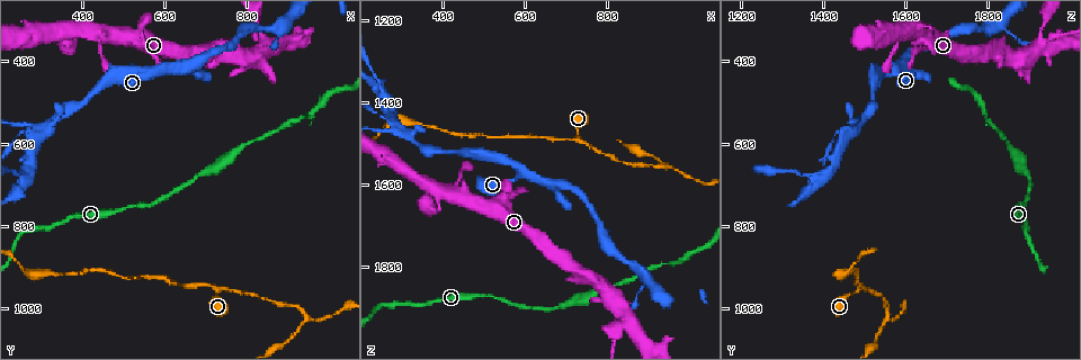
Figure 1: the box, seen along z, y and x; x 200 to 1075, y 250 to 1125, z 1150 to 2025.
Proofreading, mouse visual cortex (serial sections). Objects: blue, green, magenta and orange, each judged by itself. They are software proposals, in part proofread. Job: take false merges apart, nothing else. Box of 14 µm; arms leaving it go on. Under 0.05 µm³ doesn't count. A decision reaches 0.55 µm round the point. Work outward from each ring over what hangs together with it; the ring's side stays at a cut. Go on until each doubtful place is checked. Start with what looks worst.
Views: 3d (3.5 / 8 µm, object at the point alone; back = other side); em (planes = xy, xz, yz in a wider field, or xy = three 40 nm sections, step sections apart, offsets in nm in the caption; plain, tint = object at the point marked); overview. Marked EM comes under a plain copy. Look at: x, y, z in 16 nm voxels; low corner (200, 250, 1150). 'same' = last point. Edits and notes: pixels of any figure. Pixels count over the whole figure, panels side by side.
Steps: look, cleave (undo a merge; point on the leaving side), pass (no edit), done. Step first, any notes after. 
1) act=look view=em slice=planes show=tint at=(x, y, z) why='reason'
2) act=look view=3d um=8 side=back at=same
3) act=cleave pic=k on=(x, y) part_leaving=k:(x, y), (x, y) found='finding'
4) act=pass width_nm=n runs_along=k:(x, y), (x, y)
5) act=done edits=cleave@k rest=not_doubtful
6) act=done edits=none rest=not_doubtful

act=look view=em slice=xy step=3 show=tint at=(720, 950, 1490) why='two arms in line, one across'

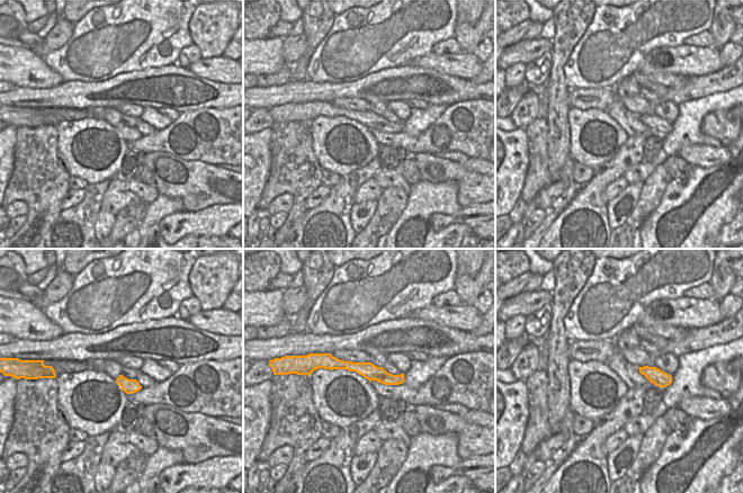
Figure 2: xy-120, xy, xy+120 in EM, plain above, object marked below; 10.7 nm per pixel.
act=look view=3d um=3.5 side=back at=same

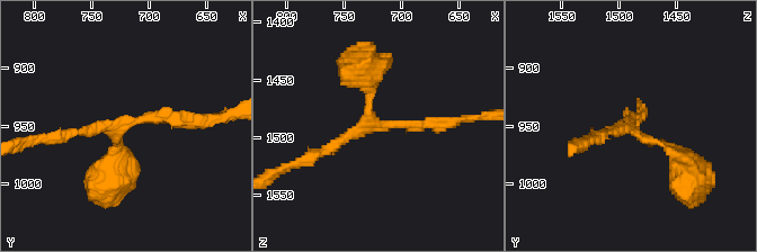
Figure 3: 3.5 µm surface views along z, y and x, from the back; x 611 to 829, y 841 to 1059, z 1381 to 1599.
act=pass arm_widths_nm=150,150,250 runs_along=2:(322, 364), (401, 378) found='continuous, no second cell'

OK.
act=look view=3d um=3.5 at=(770, 955, 1515) why='a narrow waist'

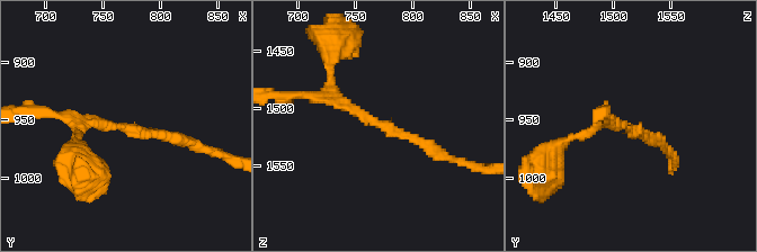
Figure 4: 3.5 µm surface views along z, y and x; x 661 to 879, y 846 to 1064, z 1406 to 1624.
act=look view=em slice=xy step=3 show=tint at=(766, 956, 1514) arm_widths_nm=150,150 why='need the tissue'

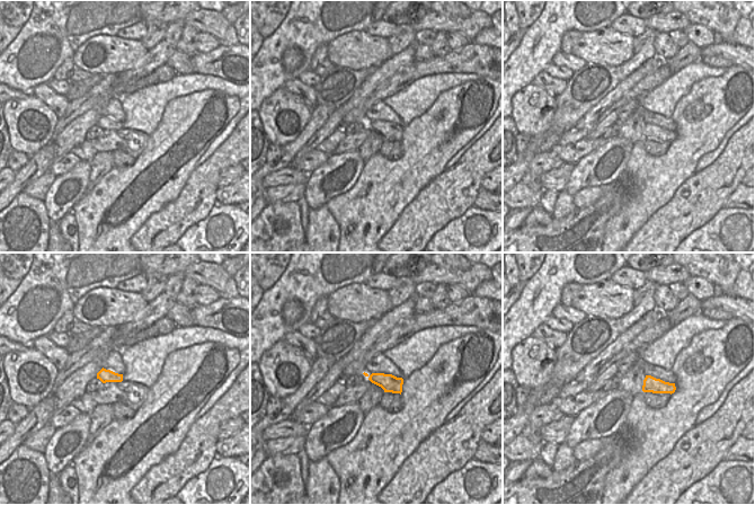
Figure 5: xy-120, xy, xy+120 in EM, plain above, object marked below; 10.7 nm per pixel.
act=pass runs_along=4:(328, 70), (331, 90), (363, 116), (438, 153) found='one cell here'

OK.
act=look view=3d um=3.5 at=(940, 1020, 1555) why='sharp bend'

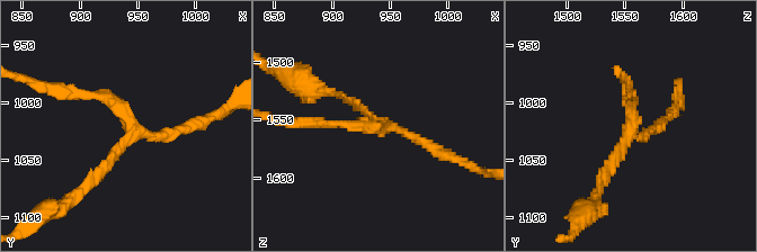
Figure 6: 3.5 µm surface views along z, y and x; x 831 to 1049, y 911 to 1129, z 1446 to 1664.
act=look view=em slice=xy step=5 show=tint at=(944, 1020, 1554) arms=3 arm_widths_nm=150,150,150

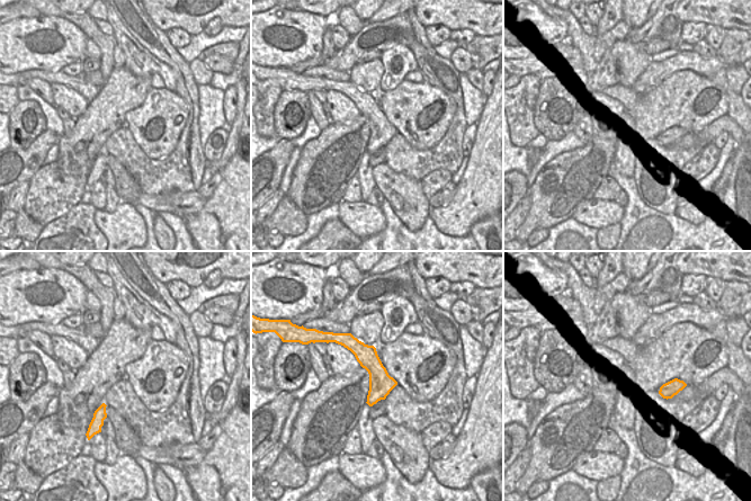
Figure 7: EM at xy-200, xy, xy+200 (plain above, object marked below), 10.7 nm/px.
act=pass runs_along=6:(629, 93), (632, 128), (603, 183) found='continuous, no second cell'

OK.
act=look view=3d um=8 side=back at=(315, 565, 1475) why='arms part here'

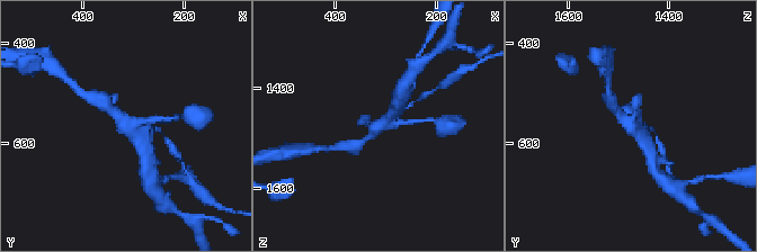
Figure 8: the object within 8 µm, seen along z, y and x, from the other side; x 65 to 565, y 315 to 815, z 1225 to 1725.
act=look view=3d um=3.5 at=(320, 565, 1480)

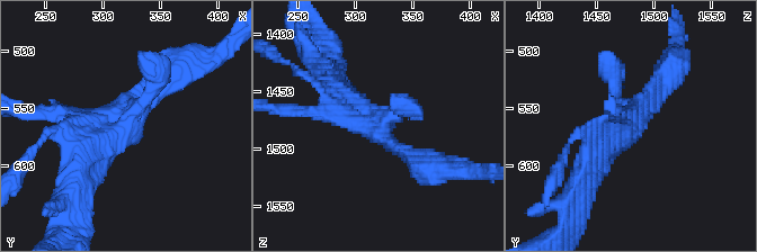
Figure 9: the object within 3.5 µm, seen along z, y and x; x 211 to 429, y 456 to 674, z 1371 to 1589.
act=look view=em slice=xy step=2 show=tint at=(320, 564, 1478) why='need the tissue'

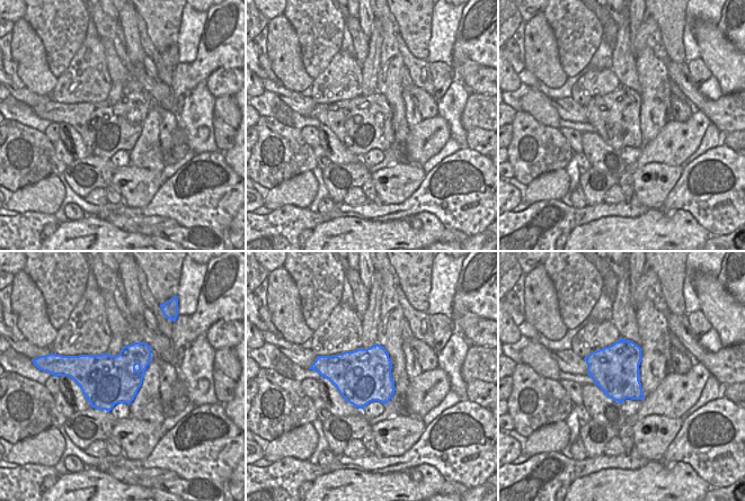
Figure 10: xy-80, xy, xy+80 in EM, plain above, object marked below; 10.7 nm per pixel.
act=pass found='all the same cell'

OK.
act=done edits=none rest=not_doubtful

